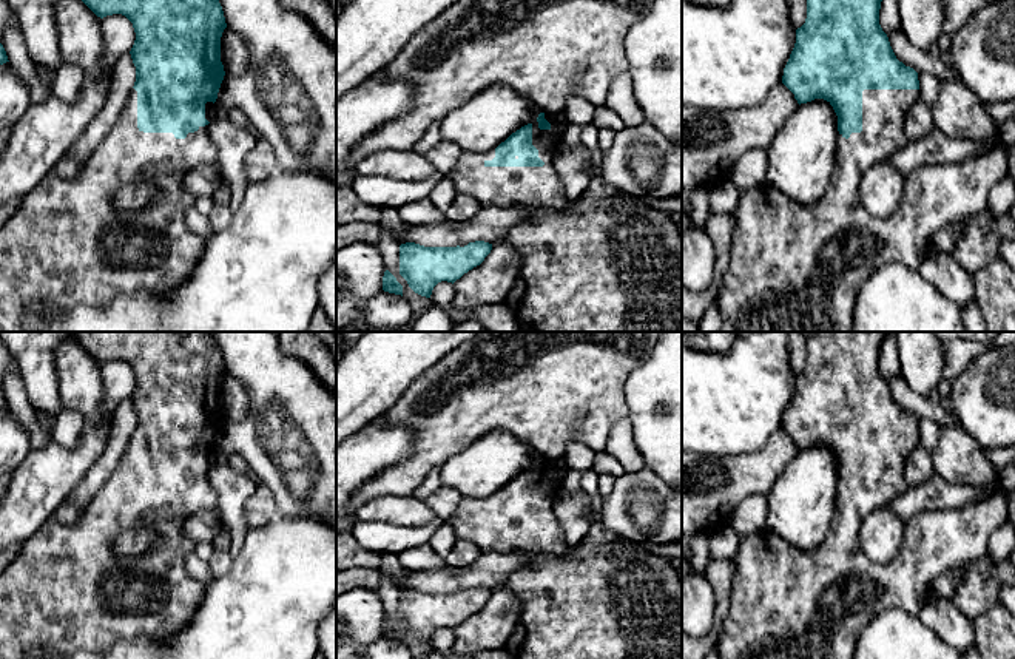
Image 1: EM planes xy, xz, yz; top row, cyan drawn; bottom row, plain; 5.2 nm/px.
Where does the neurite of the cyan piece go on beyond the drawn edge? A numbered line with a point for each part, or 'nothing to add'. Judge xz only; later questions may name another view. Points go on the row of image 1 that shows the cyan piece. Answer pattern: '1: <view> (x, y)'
1: xz (494, 187)

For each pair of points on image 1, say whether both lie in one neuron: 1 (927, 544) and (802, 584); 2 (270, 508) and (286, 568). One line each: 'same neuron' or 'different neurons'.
1: same neuron
2: different neurons

